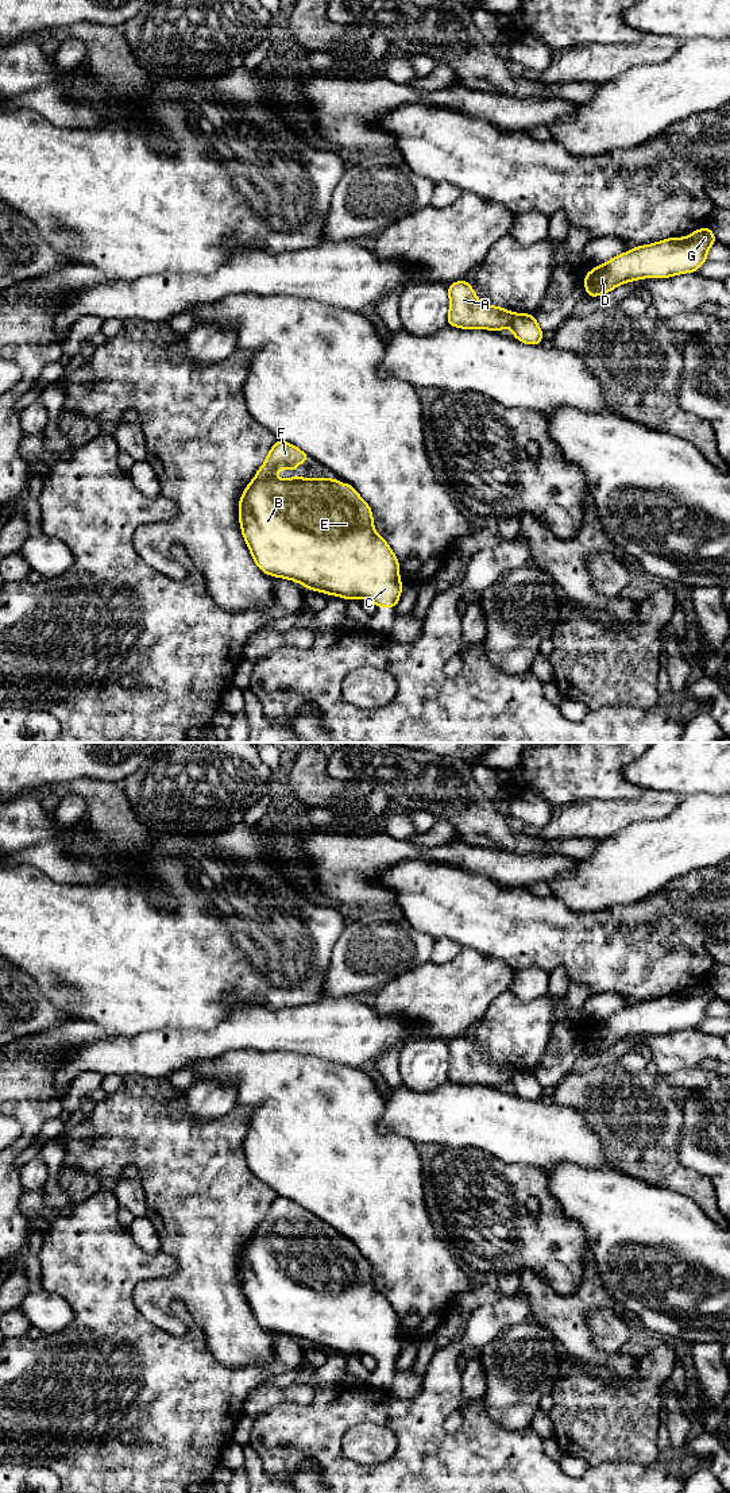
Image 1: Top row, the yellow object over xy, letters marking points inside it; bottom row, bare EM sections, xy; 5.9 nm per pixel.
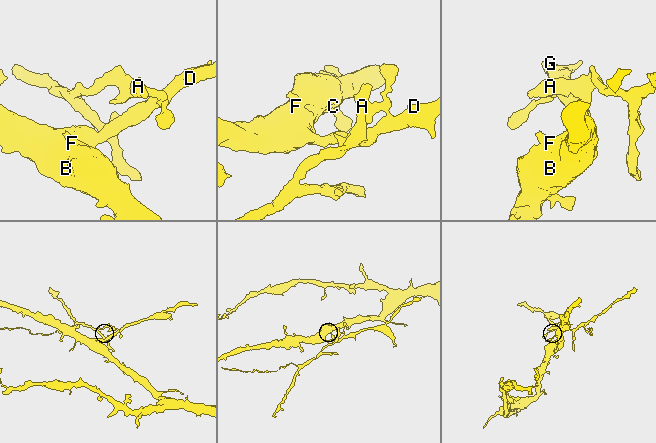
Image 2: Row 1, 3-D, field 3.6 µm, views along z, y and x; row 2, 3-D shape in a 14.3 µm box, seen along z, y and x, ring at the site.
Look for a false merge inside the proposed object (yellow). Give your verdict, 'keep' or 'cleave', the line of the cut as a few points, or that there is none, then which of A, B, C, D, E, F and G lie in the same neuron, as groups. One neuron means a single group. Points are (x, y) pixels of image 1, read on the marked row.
cleave; cut in xy along (514, 313), (509, 327); A / B C D E F G

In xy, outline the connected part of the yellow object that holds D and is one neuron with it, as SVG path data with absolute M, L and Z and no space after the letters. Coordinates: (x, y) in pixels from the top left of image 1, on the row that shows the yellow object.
M710 227L685 238L669 238L653 244L638 246L584 275L590 297L614 290L618 285L641 278L668 278L695 273L706 261L708 248L717 242Z

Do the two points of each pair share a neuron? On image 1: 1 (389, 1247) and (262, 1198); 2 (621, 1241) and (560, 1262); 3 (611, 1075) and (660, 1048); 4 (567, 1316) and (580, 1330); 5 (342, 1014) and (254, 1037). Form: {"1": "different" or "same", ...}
{"1": "different", "2": "different", "3": "different", "4": "same", "5": "same"}

